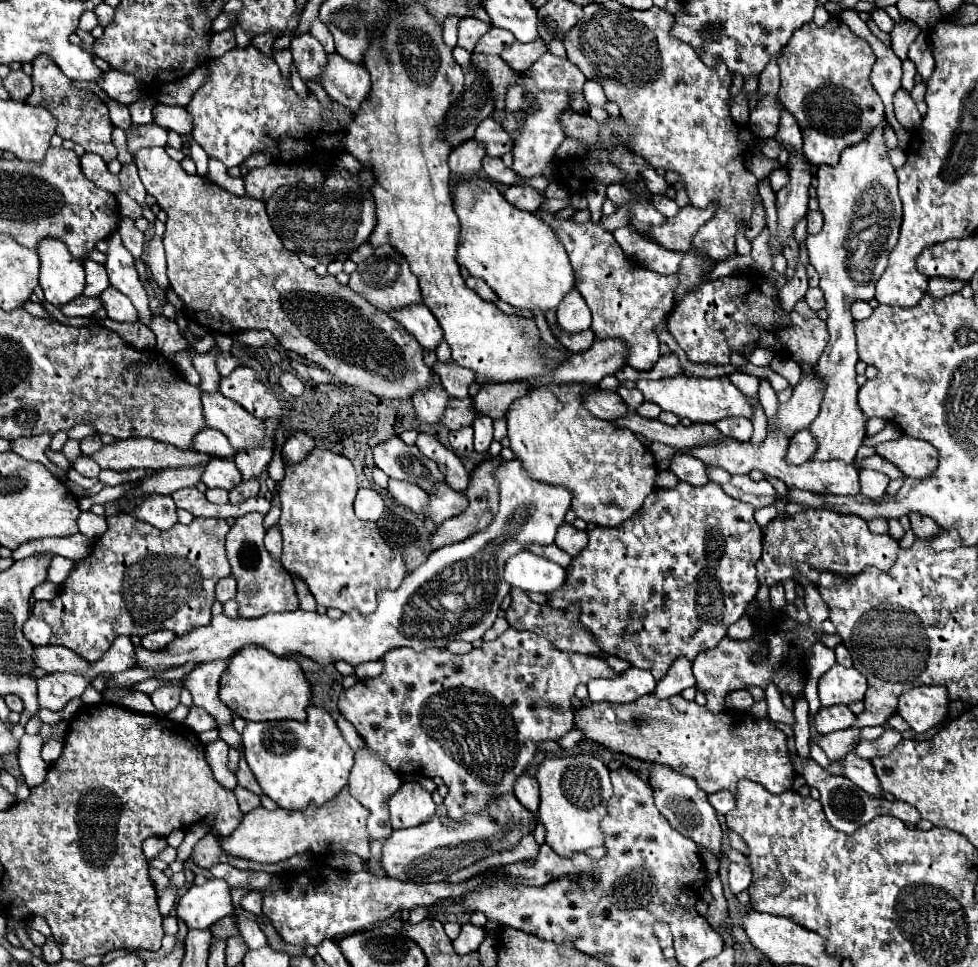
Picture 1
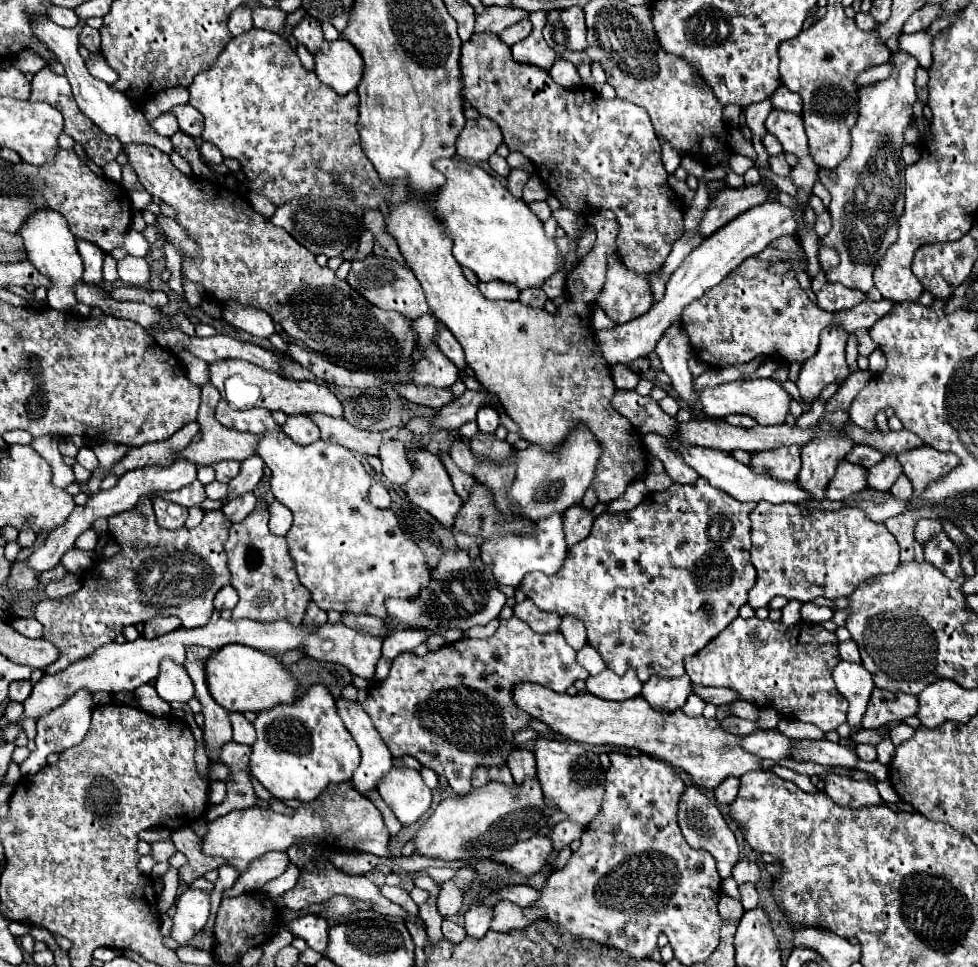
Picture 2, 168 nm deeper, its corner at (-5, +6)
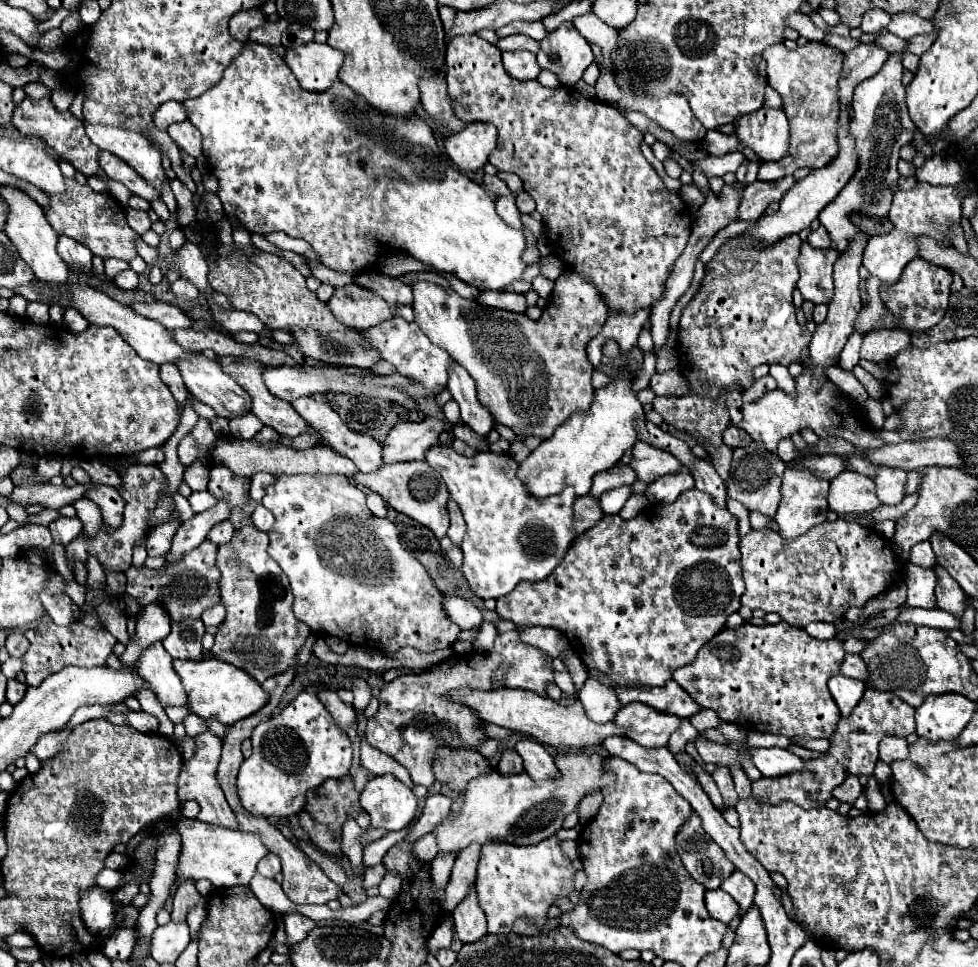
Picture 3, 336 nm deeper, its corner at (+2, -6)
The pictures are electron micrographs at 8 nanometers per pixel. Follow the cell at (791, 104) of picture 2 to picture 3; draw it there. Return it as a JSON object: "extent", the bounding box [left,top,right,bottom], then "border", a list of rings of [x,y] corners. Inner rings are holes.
{"extent":[765,85,781,109],"border":[[[767,85],[765,87],[765,105],[767,107],[775,107],[775,109],[781,109],[781,95],[771,87],[771,85]]]}

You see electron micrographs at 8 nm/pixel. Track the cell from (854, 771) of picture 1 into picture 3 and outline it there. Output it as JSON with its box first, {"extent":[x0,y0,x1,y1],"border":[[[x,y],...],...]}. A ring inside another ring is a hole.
{"extent":[753,749,805,777],"border":[[[753,749],[753,765],[765,775],[765,777],[779,777],[793,771],[801,771],[805,767],[805,761],[787,749]]]}

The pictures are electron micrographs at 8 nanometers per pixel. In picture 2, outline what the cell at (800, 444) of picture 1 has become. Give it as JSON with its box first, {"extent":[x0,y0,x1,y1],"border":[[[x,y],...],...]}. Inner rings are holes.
{"extent":[750,445,800,481],"border":[[[800,445],[752,453],[750,467],[760,475],[766,473],[780,481],[794,481],[800,473]]]}

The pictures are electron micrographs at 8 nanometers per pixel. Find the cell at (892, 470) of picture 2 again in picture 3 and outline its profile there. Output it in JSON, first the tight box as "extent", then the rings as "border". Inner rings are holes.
{"extent":[875,467,907,505],"border":[[[881,467],[875,485],[877,485],[877,497],[883,505],[897,505],[905,497],[905,483],[907,473],[893,467]]]}

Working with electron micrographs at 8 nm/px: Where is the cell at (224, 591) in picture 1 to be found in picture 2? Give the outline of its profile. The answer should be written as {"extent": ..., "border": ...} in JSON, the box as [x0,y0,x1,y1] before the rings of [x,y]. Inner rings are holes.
{"extent":[214,585,238,611],"border":[[[230,585],[222,587],[222,589],[218,591],[216,599],[214,599],[214,607],[216,607],[218,611],[222,611],[222,609],[234,609],[236,603],[238,603],[238,593],[236,593],[236,589],[230,587]]]}

